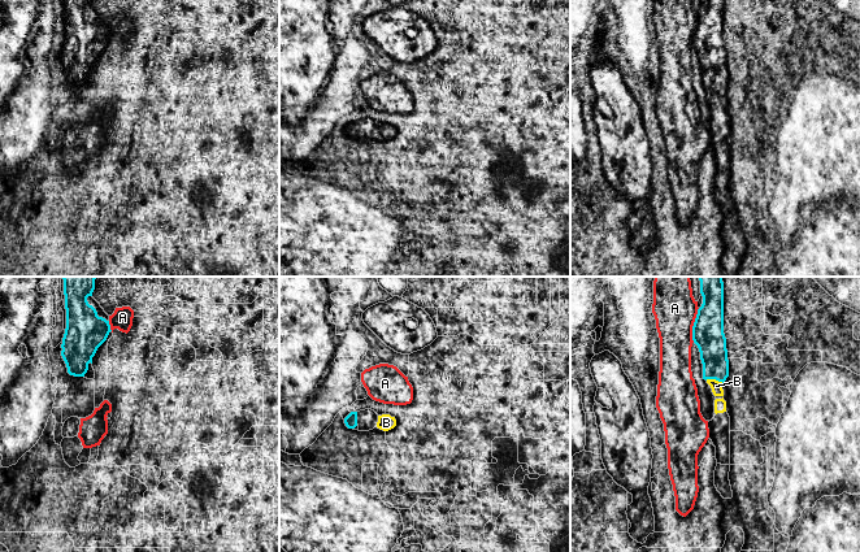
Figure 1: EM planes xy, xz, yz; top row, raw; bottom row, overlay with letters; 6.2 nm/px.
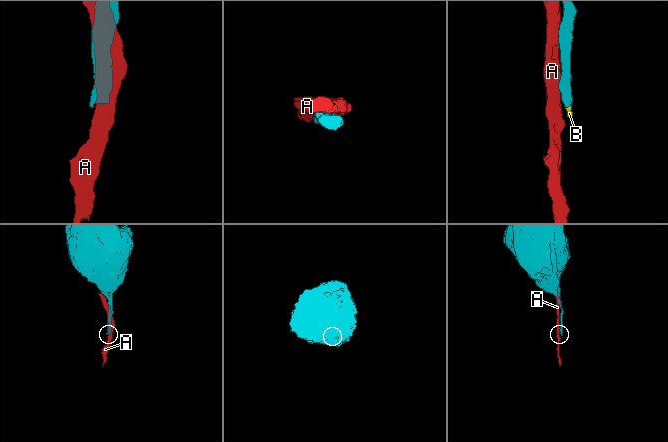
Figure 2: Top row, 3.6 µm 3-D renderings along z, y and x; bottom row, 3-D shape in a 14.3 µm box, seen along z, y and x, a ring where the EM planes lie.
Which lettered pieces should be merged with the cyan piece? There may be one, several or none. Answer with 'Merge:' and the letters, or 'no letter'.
Merge: B

